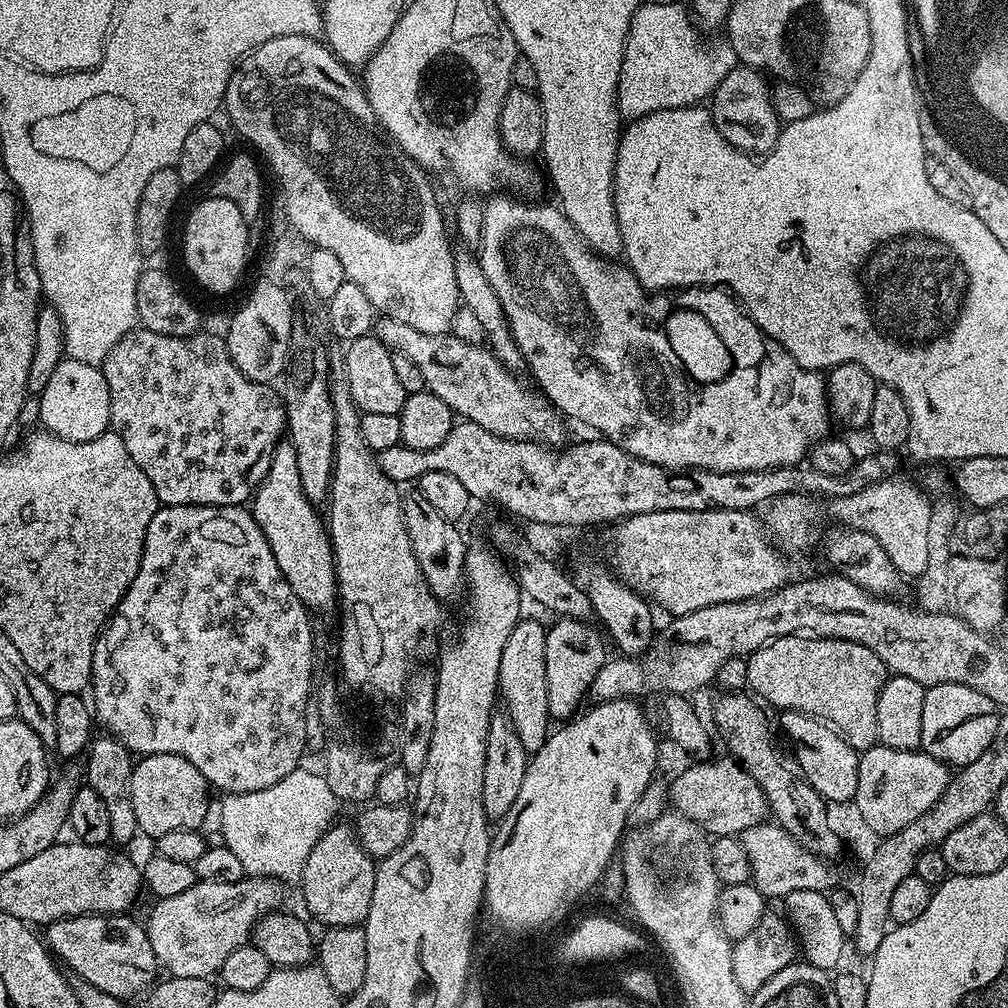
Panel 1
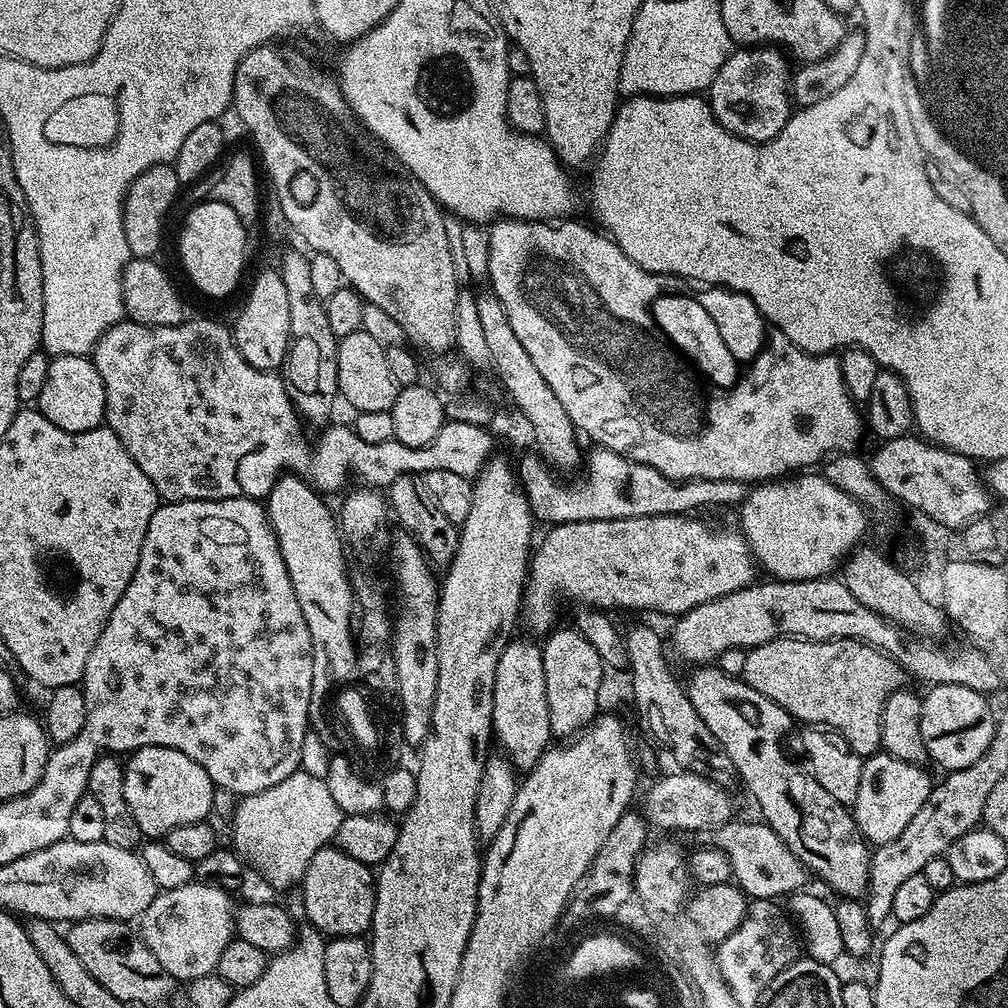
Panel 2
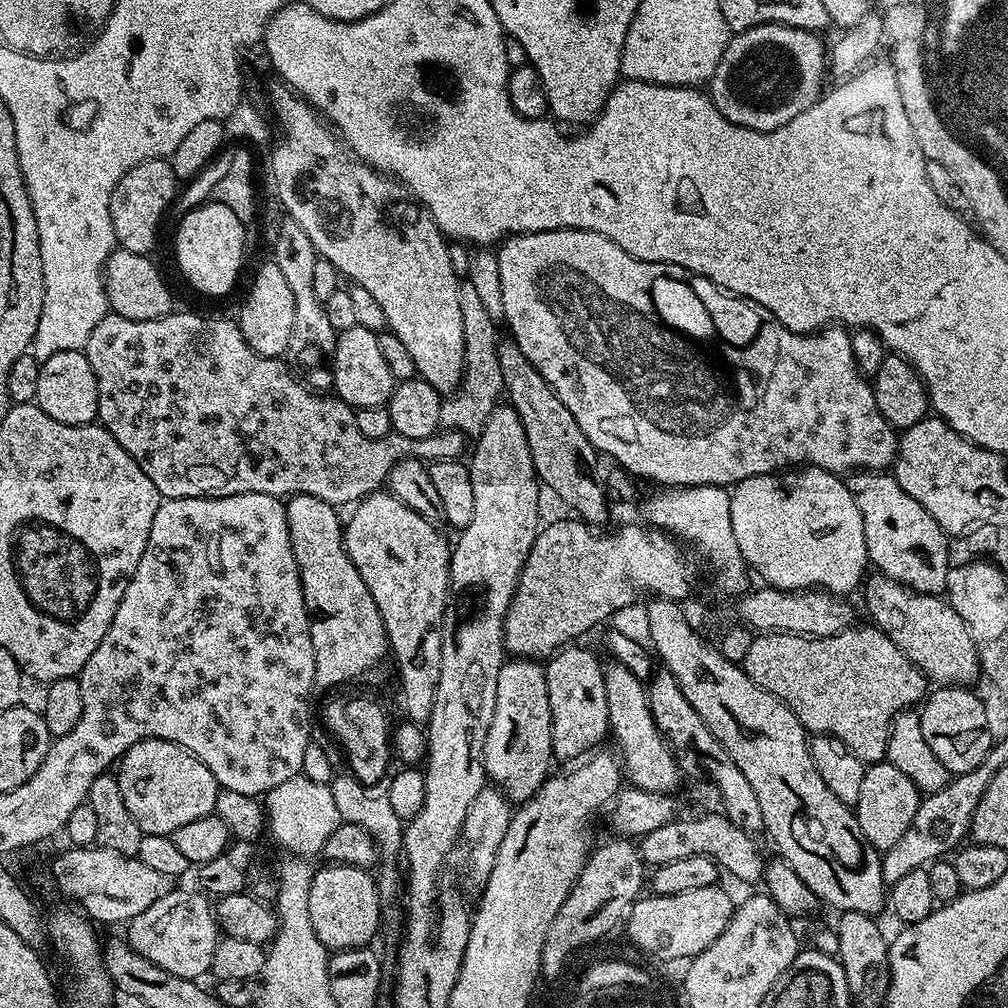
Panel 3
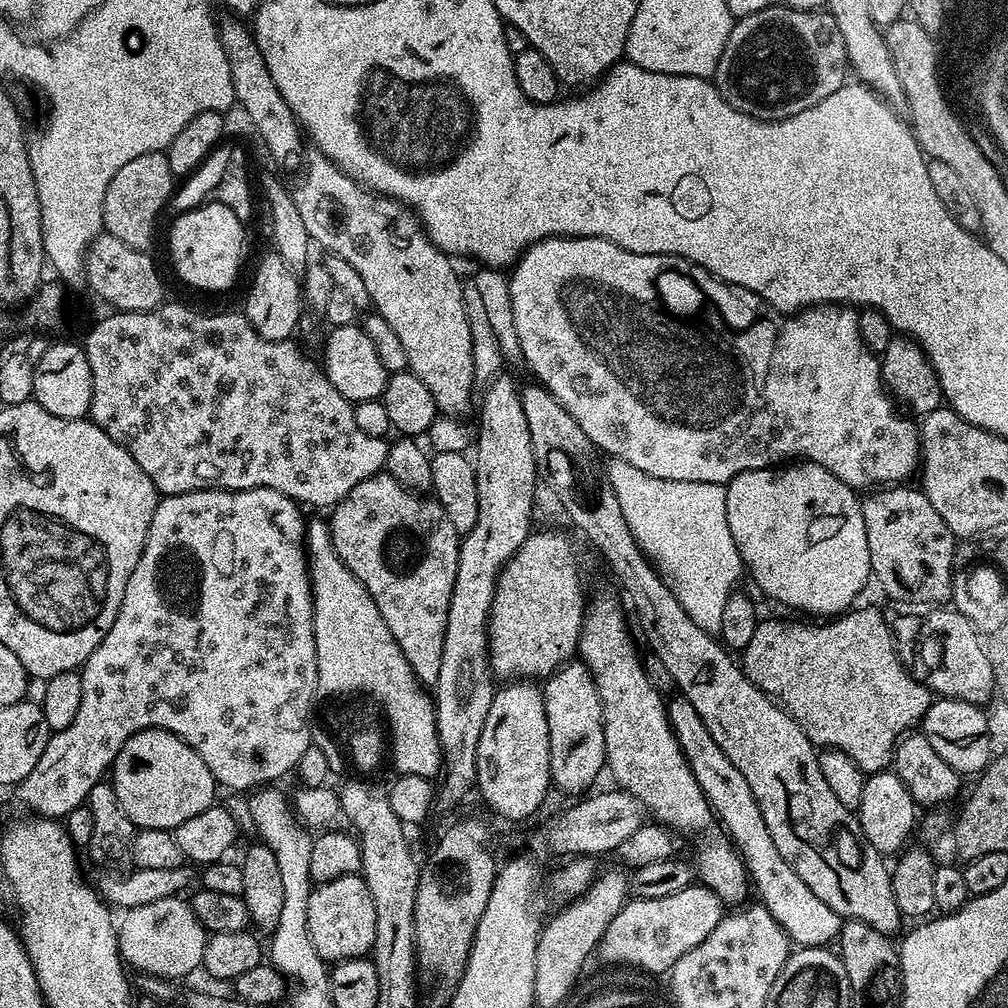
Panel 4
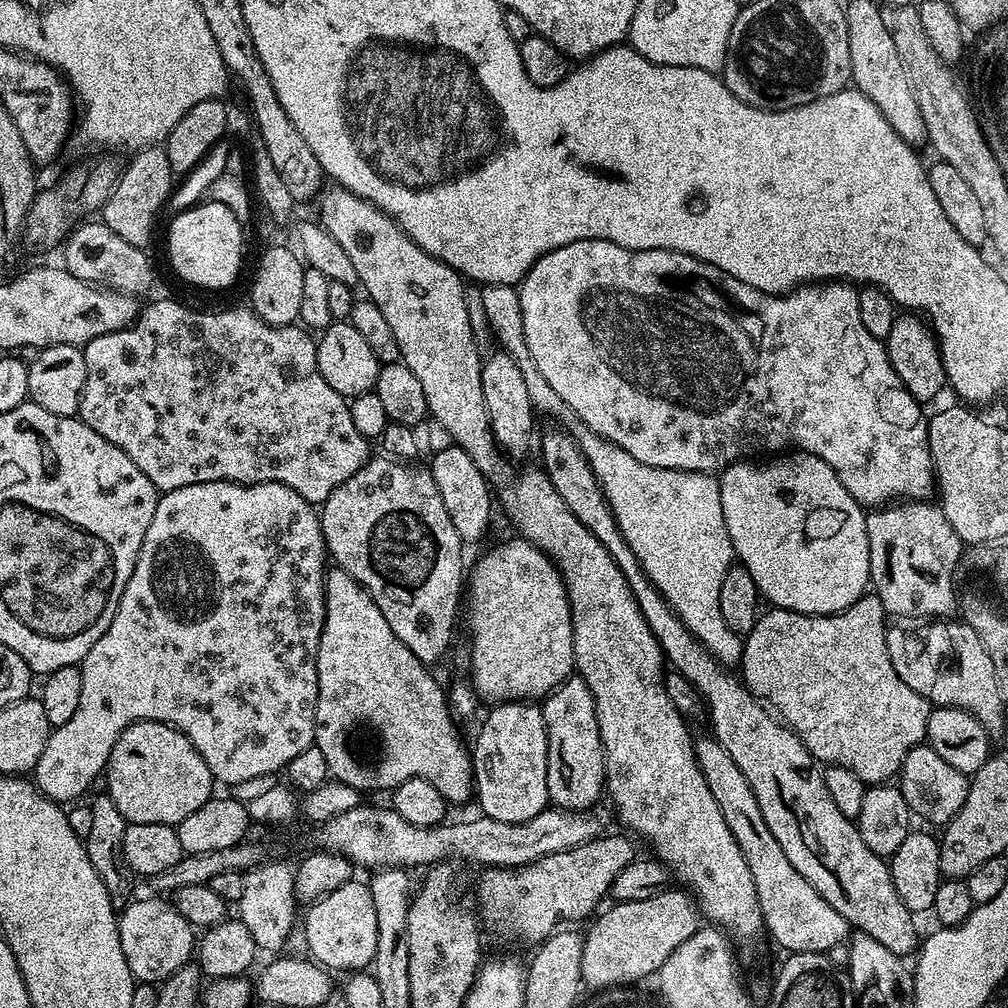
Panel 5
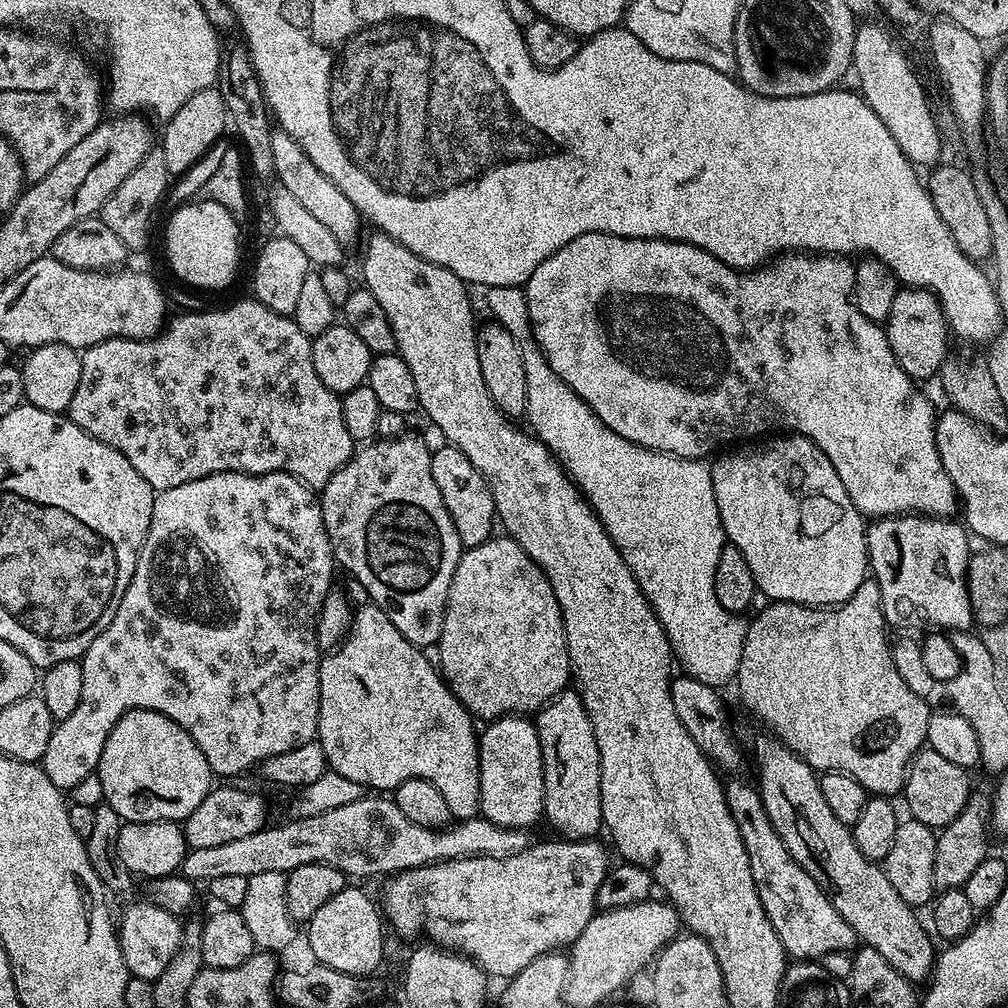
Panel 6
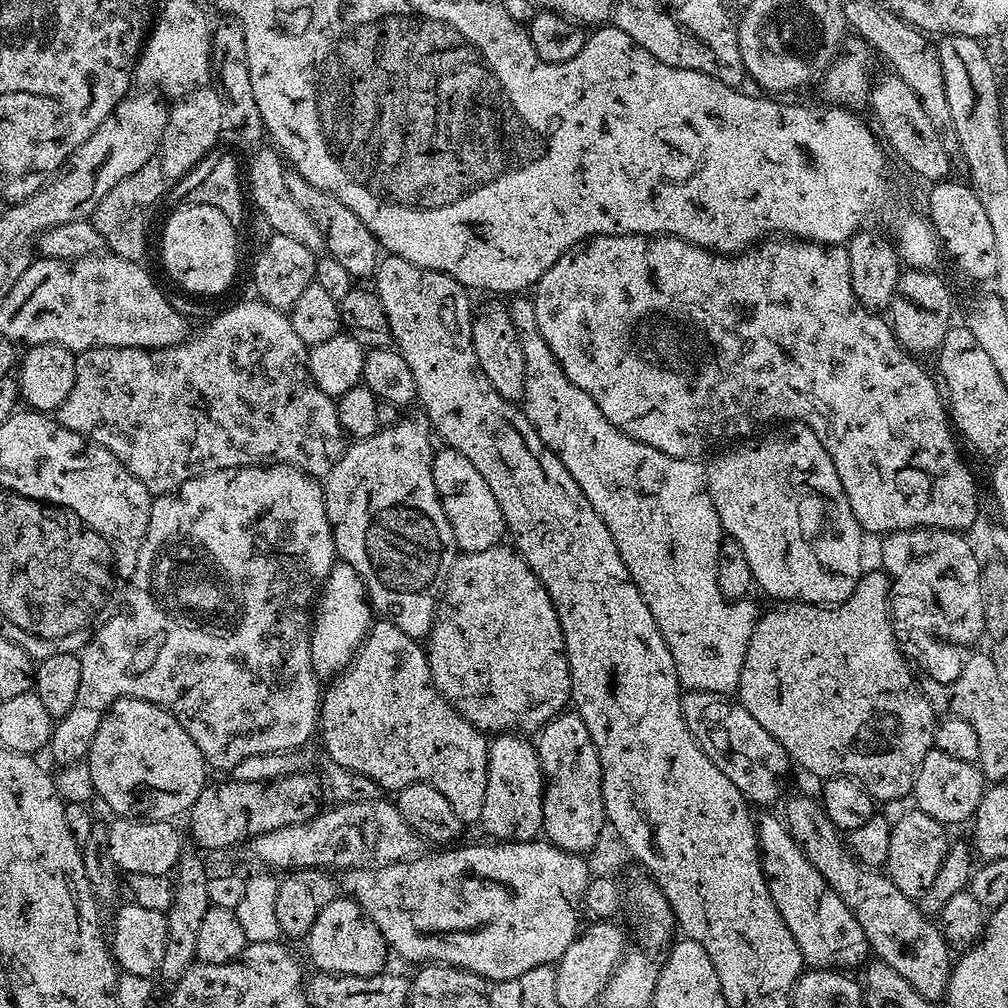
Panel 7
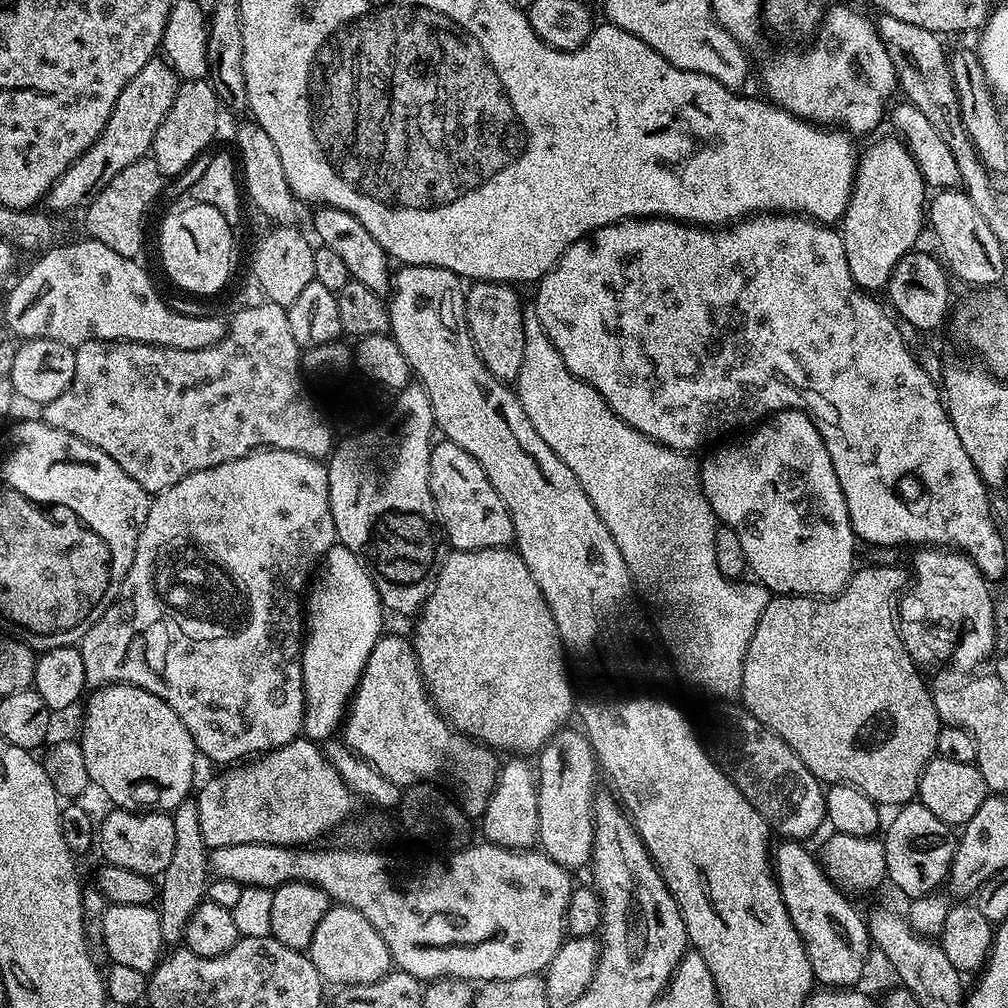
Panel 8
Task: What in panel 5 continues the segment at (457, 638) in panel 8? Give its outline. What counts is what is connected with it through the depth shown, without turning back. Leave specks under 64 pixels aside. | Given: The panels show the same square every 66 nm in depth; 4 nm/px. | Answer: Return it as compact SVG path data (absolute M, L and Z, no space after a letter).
M515 538L492 548L476 565L471 565L466 580L468 632L472 635L472 676L476 695L488 706L513 702L540 702L562 681L573 675L574 638L568 591L556 563L529 540Z

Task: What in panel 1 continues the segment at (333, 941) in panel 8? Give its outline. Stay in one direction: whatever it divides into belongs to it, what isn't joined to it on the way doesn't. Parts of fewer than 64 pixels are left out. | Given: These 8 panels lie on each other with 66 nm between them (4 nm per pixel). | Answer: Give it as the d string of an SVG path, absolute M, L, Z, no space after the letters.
M341 822L332 824L306 859L302 885L307 915L328 928L363 925L370 910L370 898L374 898L375 877L376 864L356 839L355 831Z

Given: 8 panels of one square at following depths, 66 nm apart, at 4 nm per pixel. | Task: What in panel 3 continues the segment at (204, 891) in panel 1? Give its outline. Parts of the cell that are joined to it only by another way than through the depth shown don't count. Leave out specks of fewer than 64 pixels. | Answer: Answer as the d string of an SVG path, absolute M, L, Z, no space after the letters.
M173 890L166 894L166 898L158 898L150 910L142 910L142 914L135 916L127 928L126 939L135 952L154 962L154 966L162 966L162 970L178 974L178 978L199 981L200 975L212 967L218 939L216 913L213 901L199 890Z

